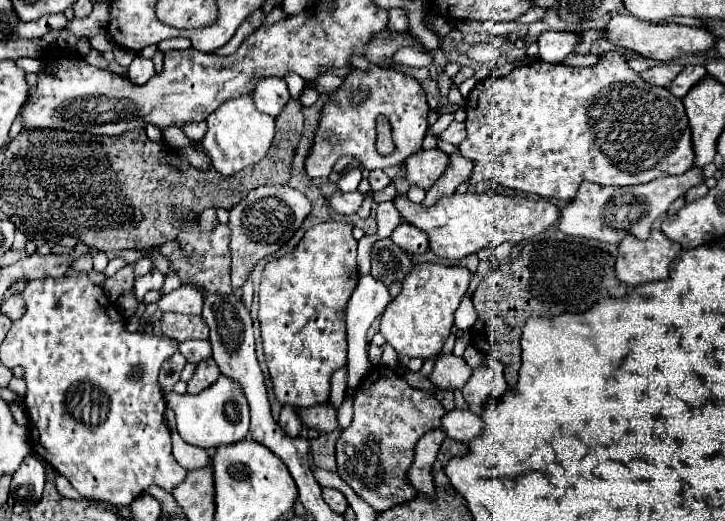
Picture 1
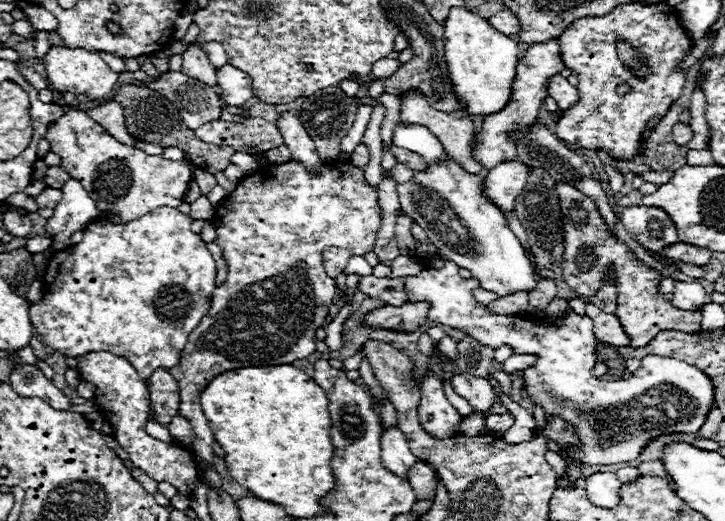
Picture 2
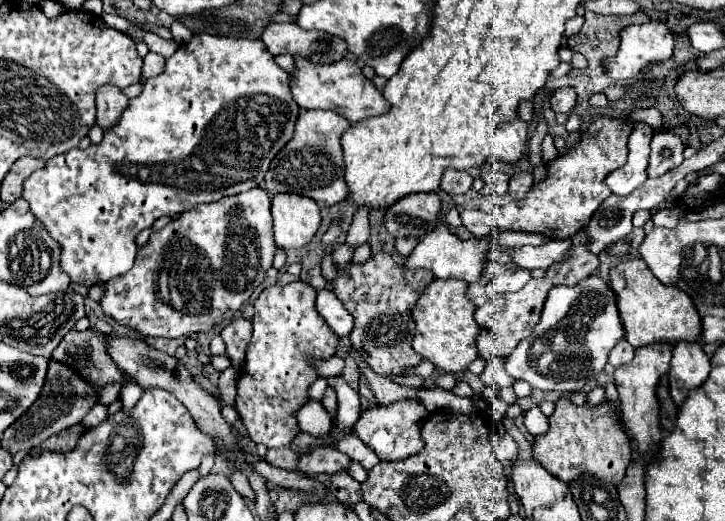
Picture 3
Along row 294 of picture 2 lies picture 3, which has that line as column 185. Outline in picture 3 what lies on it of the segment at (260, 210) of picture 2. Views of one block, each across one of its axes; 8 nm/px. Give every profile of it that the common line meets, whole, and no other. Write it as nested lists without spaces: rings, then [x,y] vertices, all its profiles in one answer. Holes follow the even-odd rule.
[[[254,188],[242,194],[226,196],[212,204],[200,204],[180,216],[176,216],[162,230],[152,232],[146,246],[138,248],[134,266],[110,280],[106,286],[106,296],[102,298],[102,308],[108,316],[124,326],[138,330],[144,336],[164,336],[180,338],[198,332],[208,332],[216,324],[230,318],[262,284],[264,274],[272,268],[276,254],[276,244],[272,236],[272,216],[270,216],[270,196],[262,188]]]

